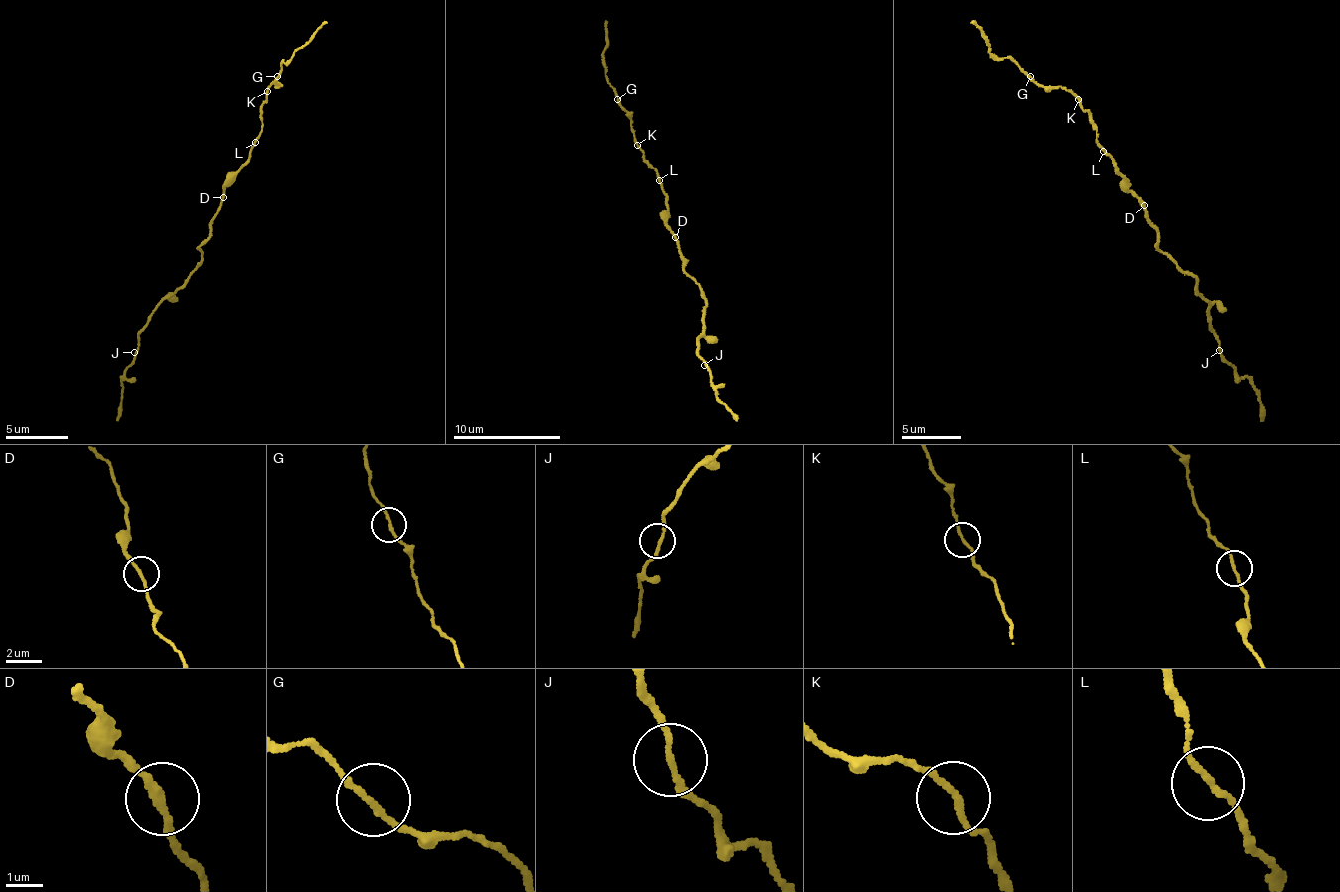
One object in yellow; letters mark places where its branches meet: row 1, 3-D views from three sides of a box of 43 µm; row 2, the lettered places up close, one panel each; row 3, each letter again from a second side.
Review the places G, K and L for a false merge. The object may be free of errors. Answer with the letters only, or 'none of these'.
L

